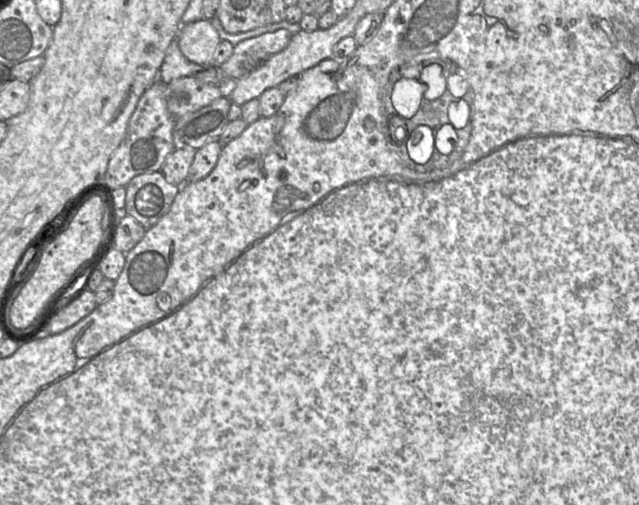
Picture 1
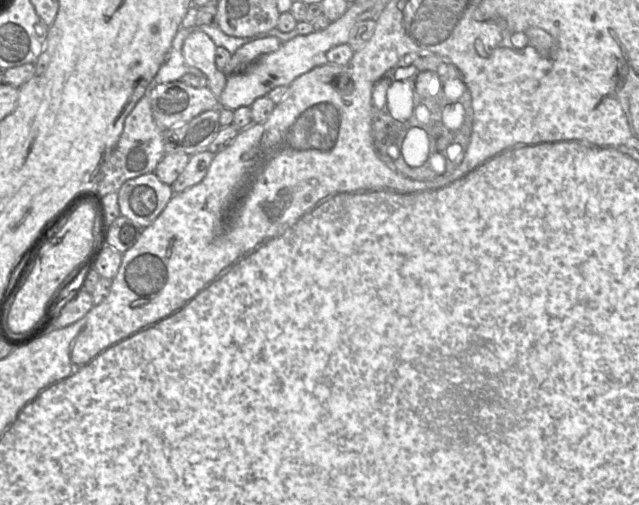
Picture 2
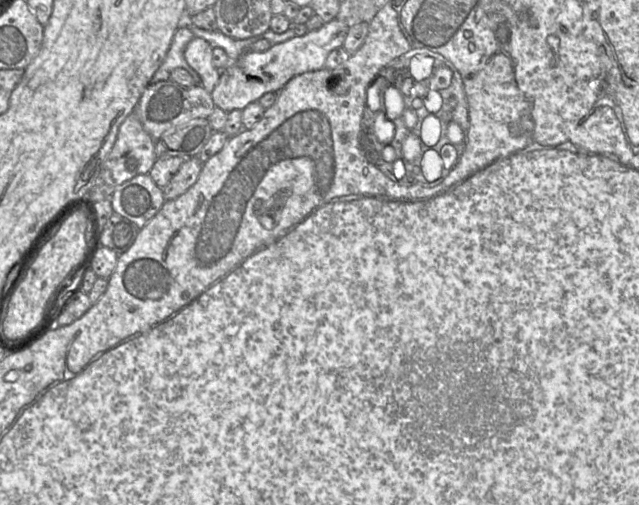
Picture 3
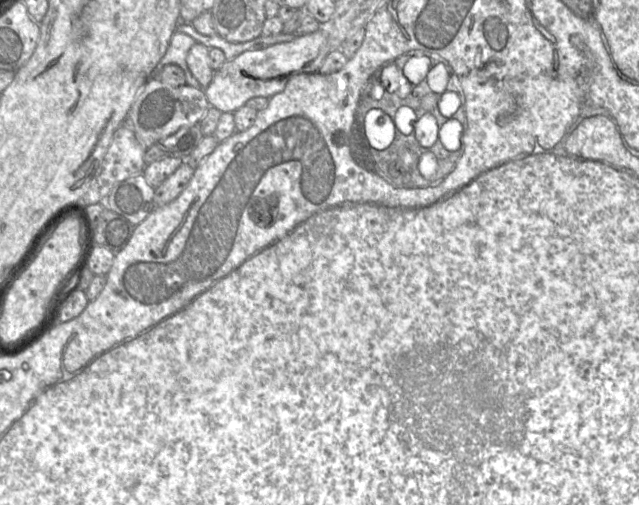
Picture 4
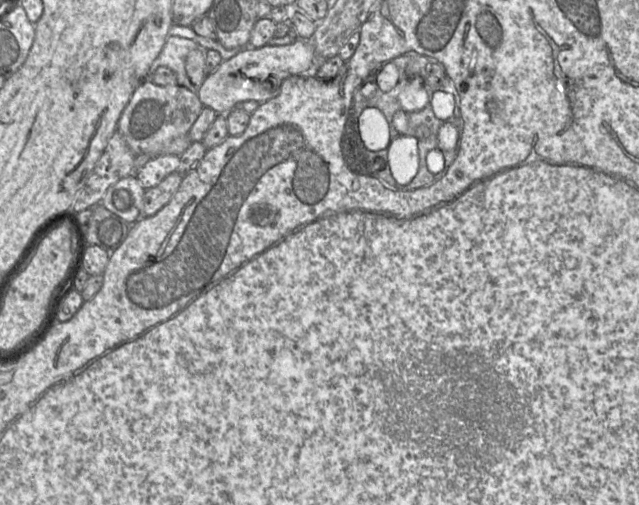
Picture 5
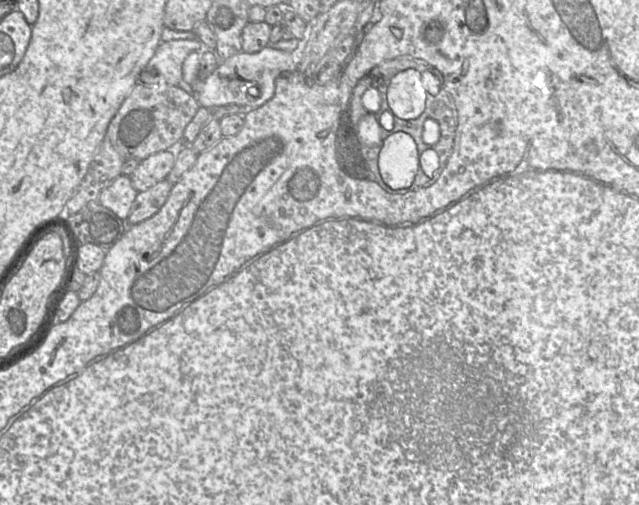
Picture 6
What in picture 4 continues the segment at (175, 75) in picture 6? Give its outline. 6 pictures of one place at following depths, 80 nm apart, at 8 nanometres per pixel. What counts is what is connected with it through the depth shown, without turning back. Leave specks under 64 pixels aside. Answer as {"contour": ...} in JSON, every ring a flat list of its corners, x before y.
{"contour":[[175,31,164,56,153,69,151,78,159,79,159,74,163,67,174,64,178,65,184,71,187,85,200,89,201,85,191,73,186,61,188,52,195,43,197,43,196,40,191,36]]}

